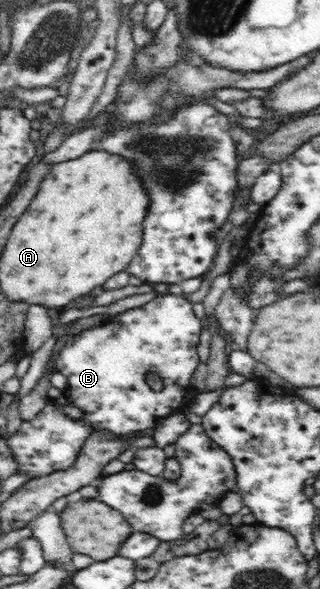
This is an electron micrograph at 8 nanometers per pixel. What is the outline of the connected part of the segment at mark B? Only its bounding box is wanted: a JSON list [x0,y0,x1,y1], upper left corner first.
[56,295,205,435]

